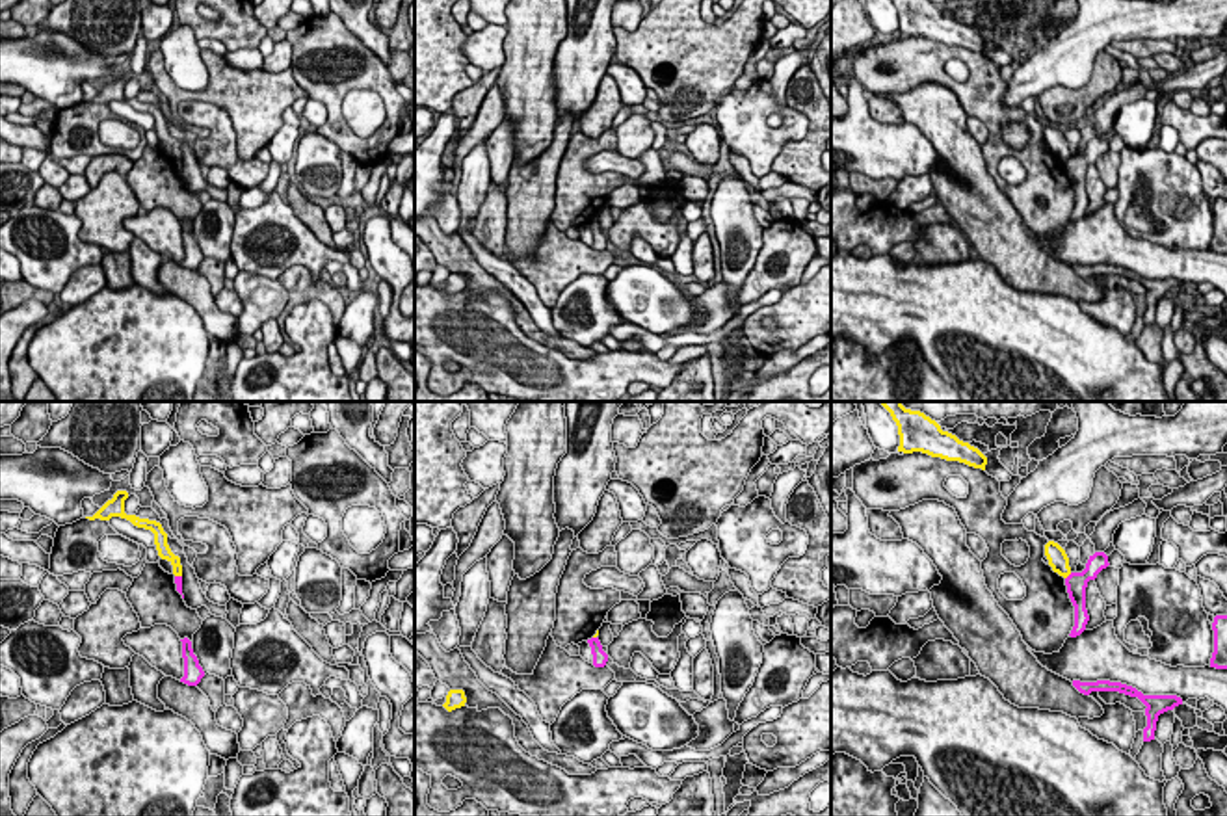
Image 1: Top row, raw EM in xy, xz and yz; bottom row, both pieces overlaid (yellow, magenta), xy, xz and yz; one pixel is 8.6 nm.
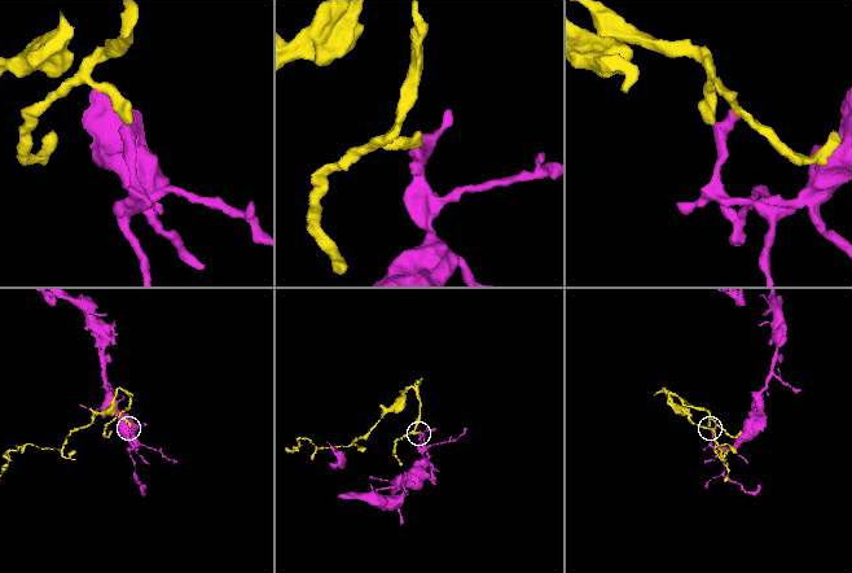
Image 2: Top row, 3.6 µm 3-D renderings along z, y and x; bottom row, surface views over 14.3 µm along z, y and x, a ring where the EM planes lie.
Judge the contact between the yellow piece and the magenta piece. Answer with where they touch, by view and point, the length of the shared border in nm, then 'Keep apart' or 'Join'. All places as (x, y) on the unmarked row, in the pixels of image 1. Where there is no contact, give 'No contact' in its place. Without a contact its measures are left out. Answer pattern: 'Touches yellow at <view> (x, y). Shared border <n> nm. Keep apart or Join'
Touches yellow at yz (1068, 158). Shared border 80 nm. Keep apart

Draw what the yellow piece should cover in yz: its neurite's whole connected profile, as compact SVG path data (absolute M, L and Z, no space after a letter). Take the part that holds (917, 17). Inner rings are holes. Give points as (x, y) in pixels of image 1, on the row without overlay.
M892 0L898 9L898 35L922 35L946 45L959 45L974 52L985 54L987 41L969 26L943 15L930 0Z

